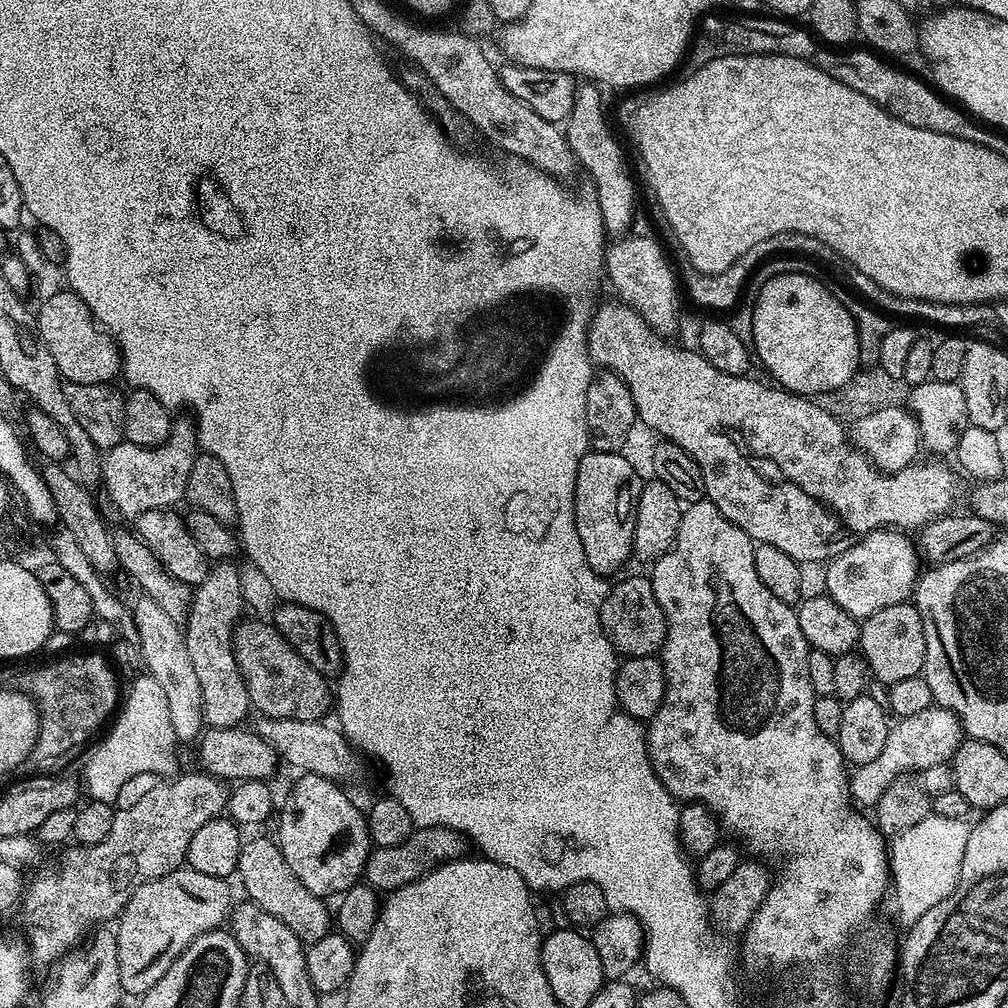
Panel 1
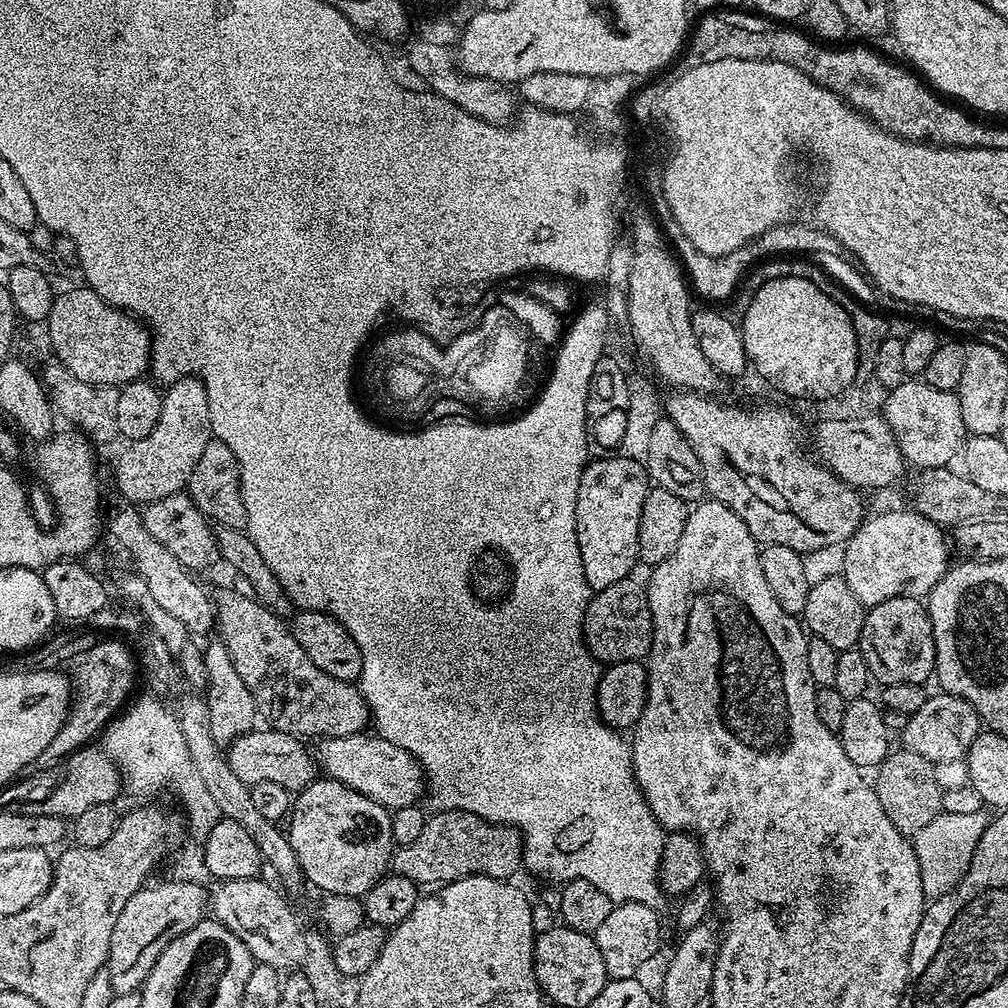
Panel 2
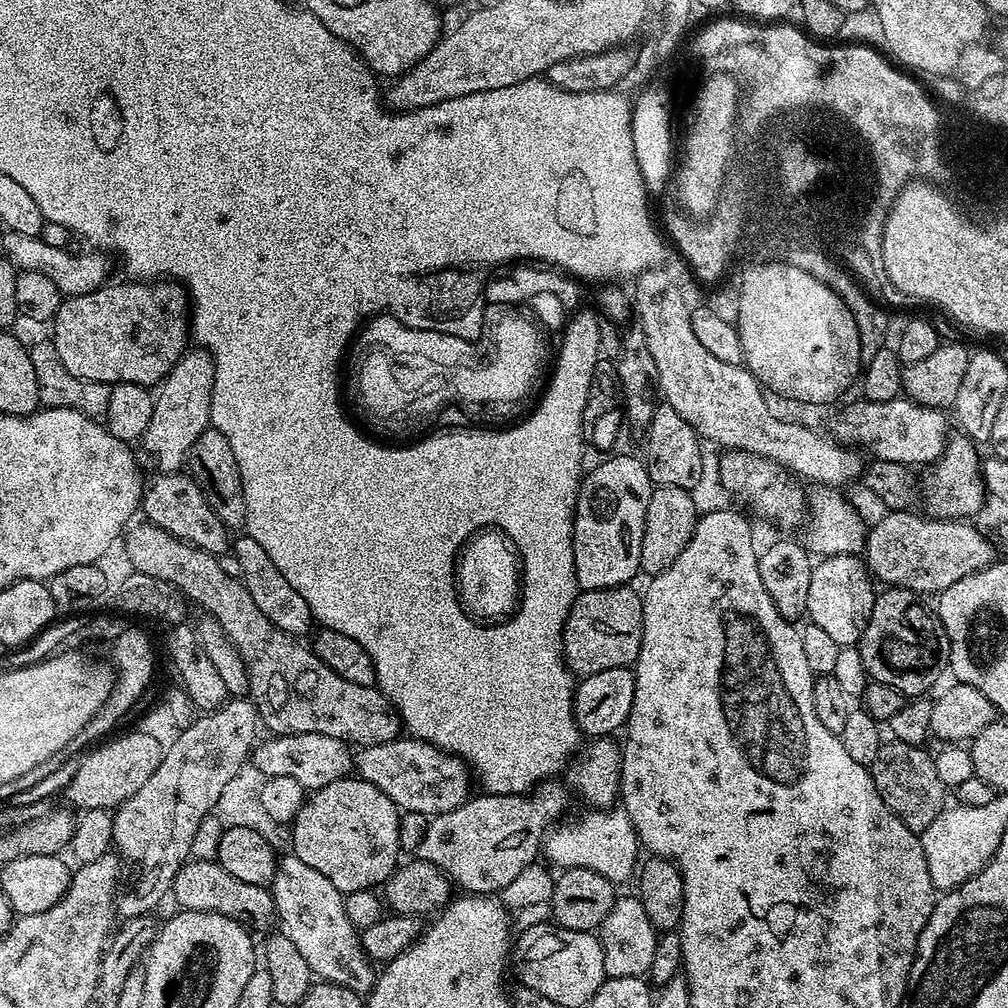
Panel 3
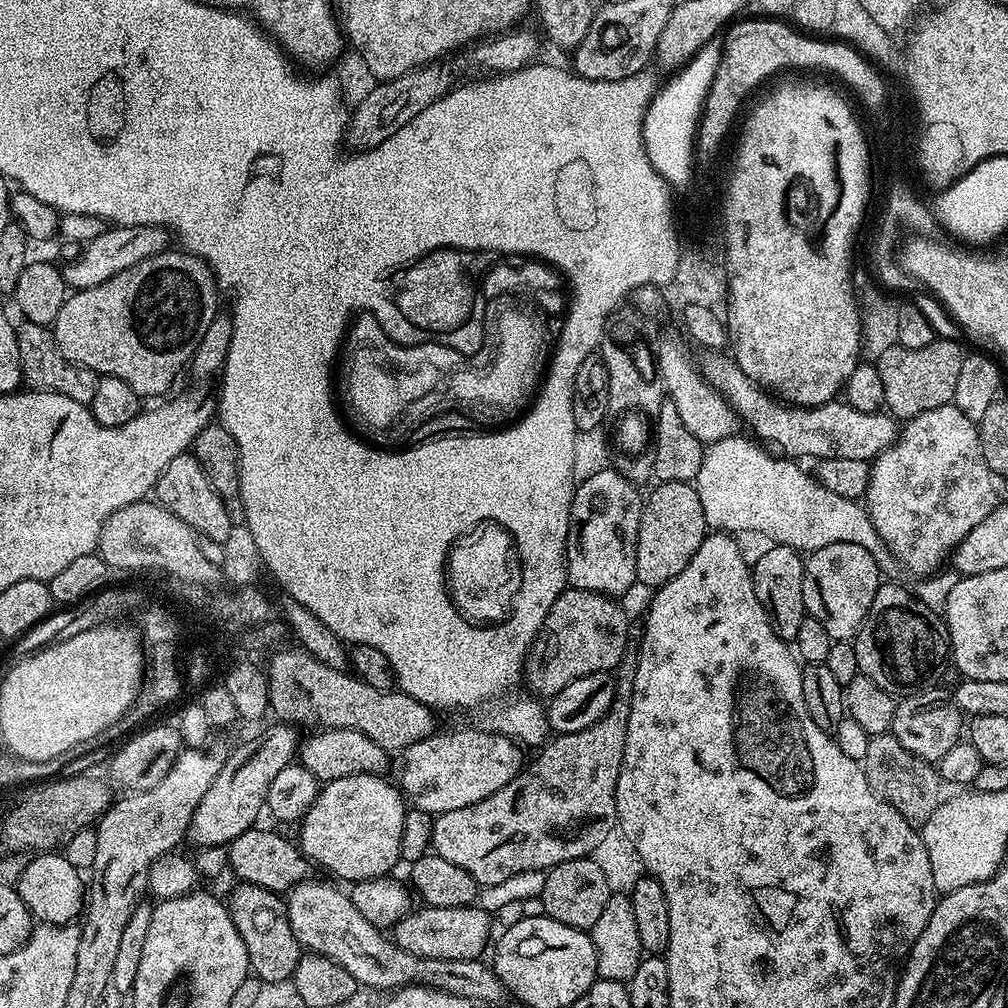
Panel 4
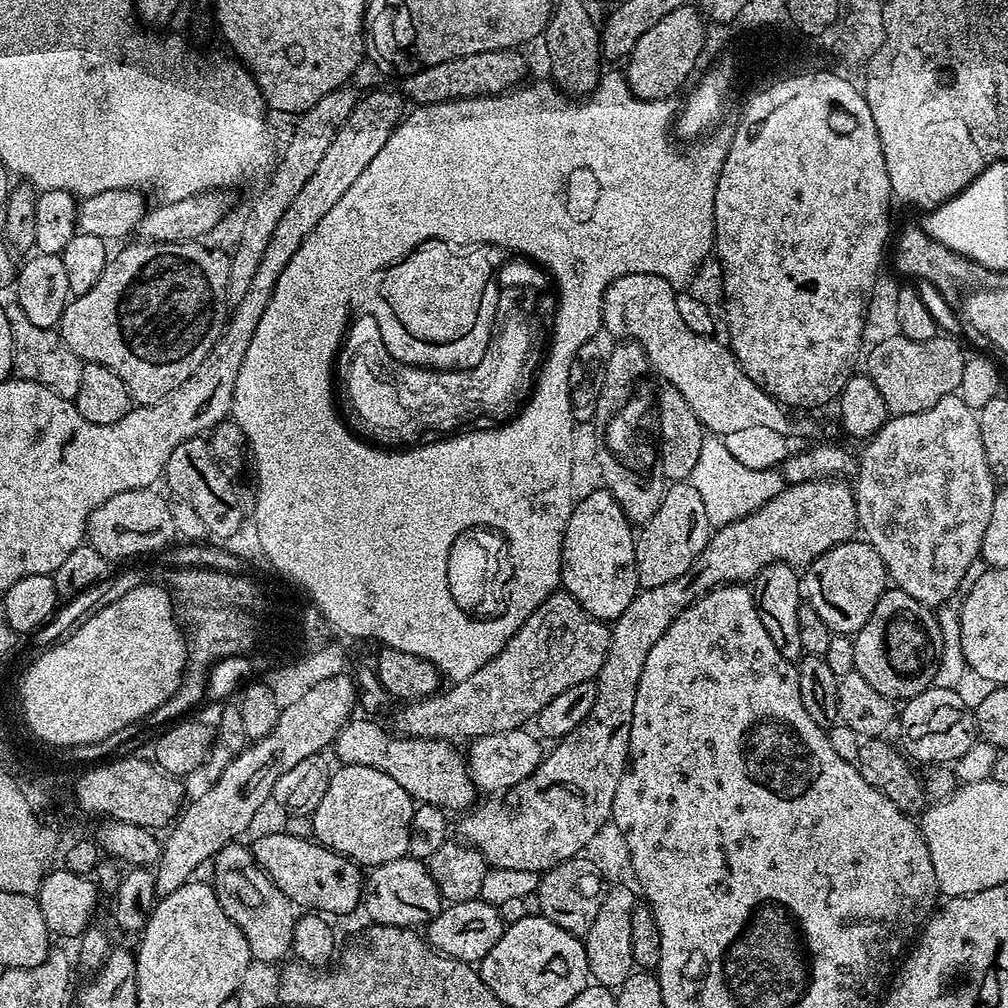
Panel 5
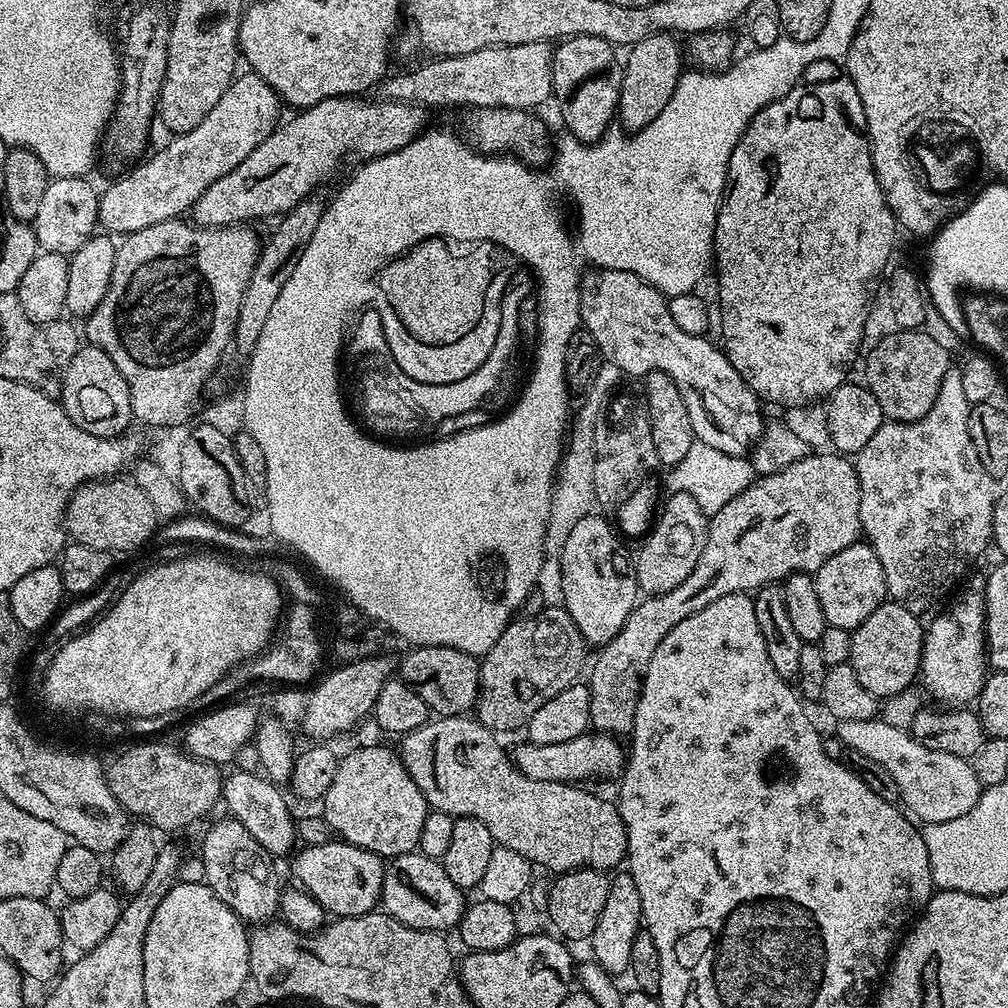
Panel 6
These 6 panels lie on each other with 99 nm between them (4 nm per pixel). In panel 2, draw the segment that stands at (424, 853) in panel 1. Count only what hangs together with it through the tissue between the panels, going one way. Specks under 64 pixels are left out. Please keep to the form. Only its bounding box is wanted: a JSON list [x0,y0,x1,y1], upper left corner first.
[390,812,524,886]

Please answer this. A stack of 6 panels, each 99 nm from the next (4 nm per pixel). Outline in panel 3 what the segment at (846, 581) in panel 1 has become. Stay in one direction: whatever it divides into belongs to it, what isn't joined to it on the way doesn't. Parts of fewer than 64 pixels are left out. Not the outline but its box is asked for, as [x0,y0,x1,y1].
[863,510,998,594]

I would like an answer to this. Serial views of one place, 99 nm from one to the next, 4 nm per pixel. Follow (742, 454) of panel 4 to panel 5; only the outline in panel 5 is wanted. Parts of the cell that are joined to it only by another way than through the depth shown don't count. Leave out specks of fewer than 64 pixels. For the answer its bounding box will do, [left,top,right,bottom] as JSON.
[690,435,786,526]

